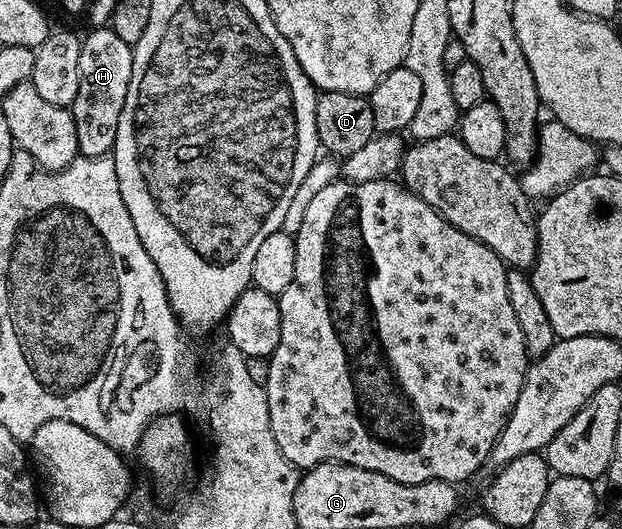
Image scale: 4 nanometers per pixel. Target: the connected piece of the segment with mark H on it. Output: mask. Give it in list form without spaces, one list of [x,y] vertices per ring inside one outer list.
[[[96,27],[88,32],[92,33],[83,34],[80,43],[82,56],[78,59],[78,95],[74,95],[74,103],[70,108],[74,127],[78,131],[79,156],[106,157],[116,145],[118,119],[122,119],[122,107],[126,107],[126,91],[130,91],[133,46],[126,44],[119,35],[114,35],[111,27]]]

